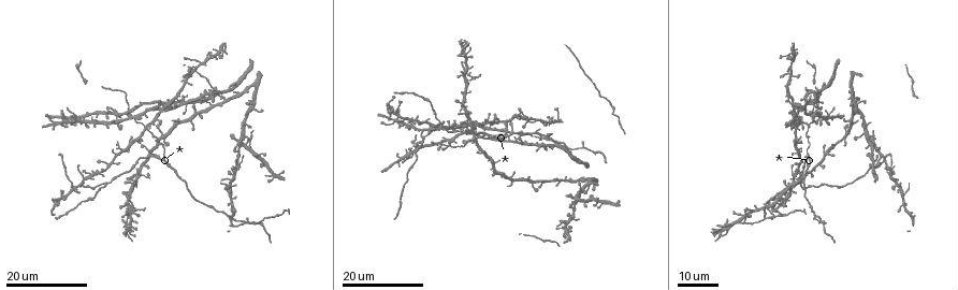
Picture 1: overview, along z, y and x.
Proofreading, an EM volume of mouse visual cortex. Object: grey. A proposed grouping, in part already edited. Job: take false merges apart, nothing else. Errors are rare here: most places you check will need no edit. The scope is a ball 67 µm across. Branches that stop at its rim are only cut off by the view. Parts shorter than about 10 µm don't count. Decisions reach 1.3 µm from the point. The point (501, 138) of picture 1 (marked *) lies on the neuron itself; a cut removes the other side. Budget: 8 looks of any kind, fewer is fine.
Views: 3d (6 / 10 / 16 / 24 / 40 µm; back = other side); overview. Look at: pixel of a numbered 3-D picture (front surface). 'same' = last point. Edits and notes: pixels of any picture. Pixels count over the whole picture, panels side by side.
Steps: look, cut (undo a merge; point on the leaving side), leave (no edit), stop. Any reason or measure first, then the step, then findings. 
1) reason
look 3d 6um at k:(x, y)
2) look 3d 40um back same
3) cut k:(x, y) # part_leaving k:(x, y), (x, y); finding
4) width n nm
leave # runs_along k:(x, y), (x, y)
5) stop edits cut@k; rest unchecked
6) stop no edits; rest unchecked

branch point
look 3d 24um at 1:(505, 137)

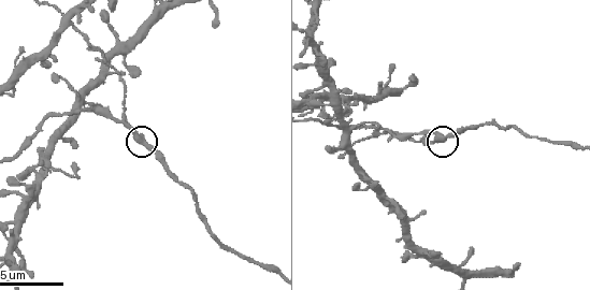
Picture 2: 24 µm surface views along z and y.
look 3d 6um at 2:(437, 135)

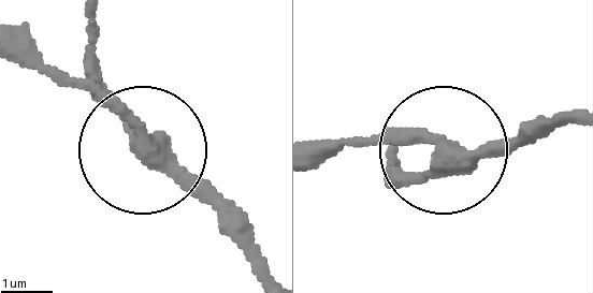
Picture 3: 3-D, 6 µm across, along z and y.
width 310 nm
leave # runs_along 3:(403, 171), (453, 145), (539, 136); one neuron here

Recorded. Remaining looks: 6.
branch point
look 3d 24um at 1:(464, 142)

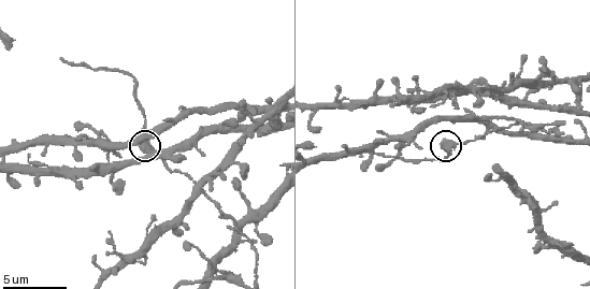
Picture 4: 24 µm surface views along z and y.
look 3d 10um at 4:(444, 139)

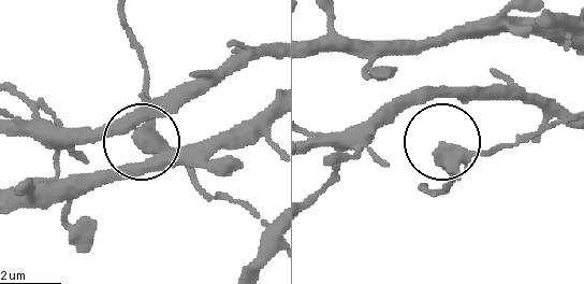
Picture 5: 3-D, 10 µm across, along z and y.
side_arm 24 um
leave # runs_along 5:(572, 116), (480, 155), (443, 144), (449, 190); one neuron here

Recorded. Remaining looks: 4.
four-way junction
look 3d 16um at 1:(249, 146)

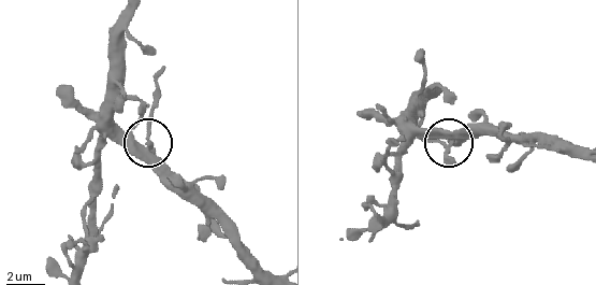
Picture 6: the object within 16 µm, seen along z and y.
look 3d 10um at 6:(146, 147)

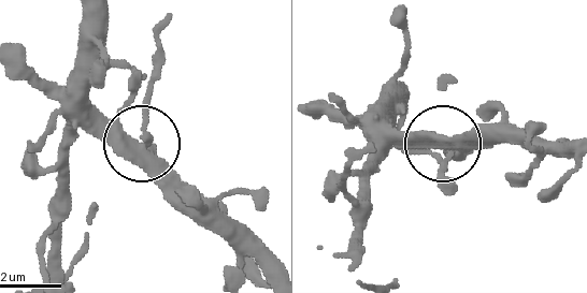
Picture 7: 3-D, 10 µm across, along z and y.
side_arm 13 um; arms 4
leave # continuous, no second neuron

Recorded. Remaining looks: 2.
small branch off a trunk
look 3d 16um at 1:(212, 104)

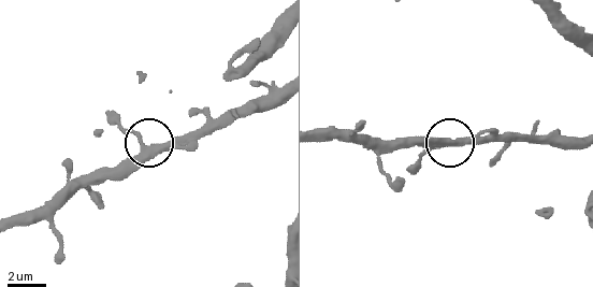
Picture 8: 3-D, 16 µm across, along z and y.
look 3d 10um at 8:(446, 145)

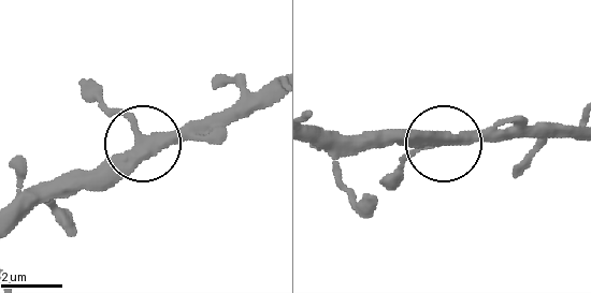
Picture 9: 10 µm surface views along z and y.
width 340 nm
leave # runs_along 9:(15, 226), (139, 149), (80, 83); one neuron here

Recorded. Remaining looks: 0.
stop no edits; rest unchecked

